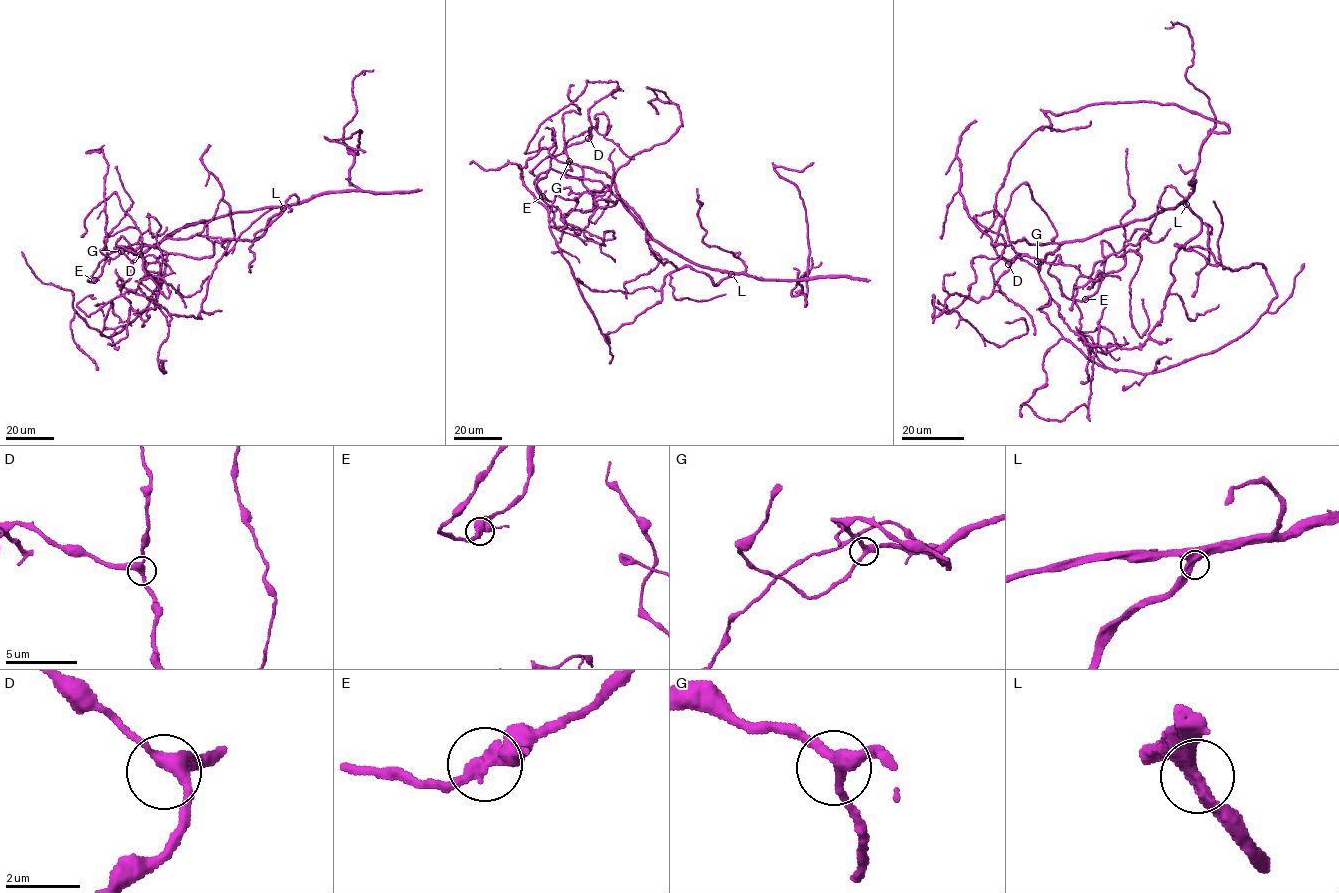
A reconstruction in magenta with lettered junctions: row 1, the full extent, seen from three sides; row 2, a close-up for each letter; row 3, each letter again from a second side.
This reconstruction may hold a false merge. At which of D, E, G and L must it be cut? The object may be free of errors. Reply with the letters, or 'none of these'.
none of these

